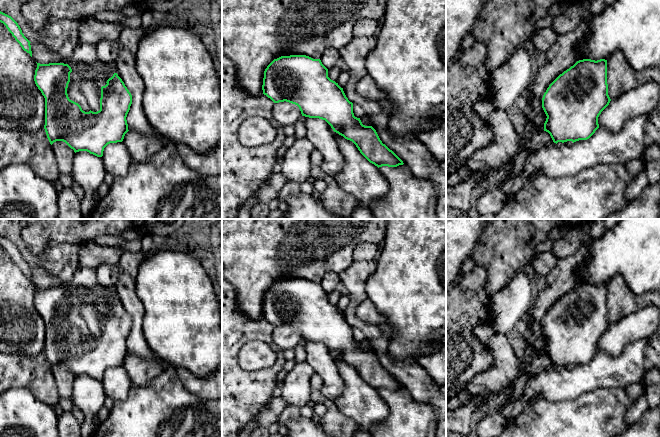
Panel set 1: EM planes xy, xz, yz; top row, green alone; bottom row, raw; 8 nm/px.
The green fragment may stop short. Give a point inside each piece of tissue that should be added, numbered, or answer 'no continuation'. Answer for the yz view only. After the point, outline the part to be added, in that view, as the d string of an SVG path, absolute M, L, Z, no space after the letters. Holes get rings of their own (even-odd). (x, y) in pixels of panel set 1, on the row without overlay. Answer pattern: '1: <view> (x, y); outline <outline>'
no continuation

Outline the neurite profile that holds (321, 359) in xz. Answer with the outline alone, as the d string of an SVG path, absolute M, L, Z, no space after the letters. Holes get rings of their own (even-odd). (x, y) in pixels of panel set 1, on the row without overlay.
M302 340L301 343L307 353L306 362L323 380L322 395L335 401L341 396L345 388L345 383L337 368L335 356L325 344L305 340Z

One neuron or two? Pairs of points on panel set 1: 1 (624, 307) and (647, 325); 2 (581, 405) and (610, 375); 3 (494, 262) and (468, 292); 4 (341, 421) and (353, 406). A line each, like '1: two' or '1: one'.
1: two
2: two
3: two
4: two

